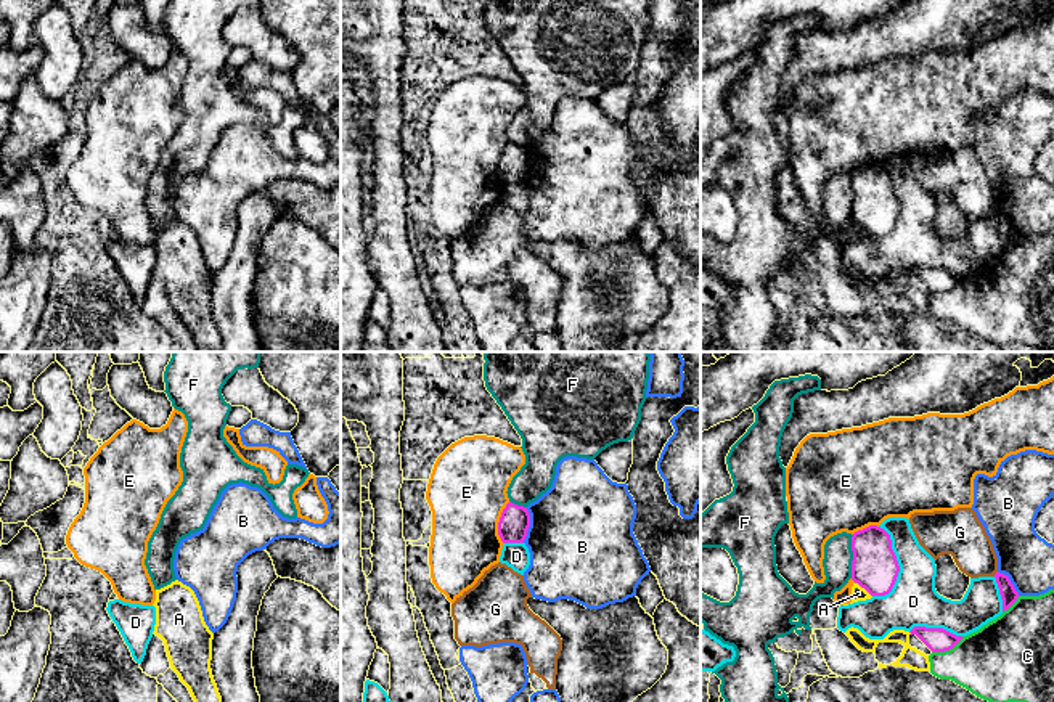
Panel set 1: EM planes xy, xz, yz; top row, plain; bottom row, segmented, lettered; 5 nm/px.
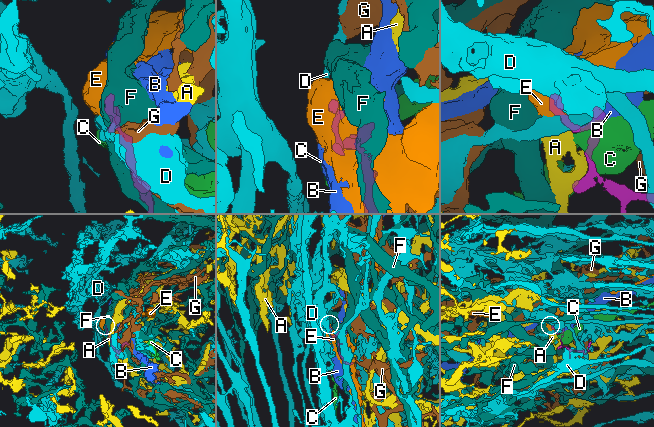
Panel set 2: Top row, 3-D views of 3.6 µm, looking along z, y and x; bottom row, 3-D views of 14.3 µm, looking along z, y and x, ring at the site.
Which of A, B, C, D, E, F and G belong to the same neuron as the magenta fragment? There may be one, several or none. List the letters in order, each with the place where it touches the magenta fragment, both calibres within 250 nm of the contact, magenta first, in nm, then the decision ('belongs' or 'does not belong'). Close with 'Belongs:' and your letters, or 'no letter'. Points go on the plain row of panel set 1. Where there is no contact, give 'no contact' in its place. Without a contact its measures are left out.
A: yz (863, 227) | 240/70 nm | does not belong
B: xz (529, 166) | 150/500 nm | does not belong
C: yz (947, 289) | 120/380 nm | does not belong
D: yz (898, 208) | 240/260 nm | does not belong
E: xz (498, 163) | 150/400 nm | does not belong
F: yz (853, 196) | 240/140 nm | does not belong
G: yz (995, 214) | 80/220 nm | does not belong
Belongs: no letter

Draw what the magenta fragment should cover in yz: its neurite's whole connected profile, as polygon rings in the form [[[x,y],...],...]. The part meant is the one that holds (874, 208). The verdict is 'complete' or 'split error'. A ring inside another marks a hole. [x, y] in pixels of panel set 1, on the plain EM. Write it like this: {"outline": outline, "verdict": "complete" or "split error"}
{"outline": [[[869,165],[853,173],[852,191],[852,220],[871,236],[889,235],[900,212],[890,175]]], "verdict": "complete"}

